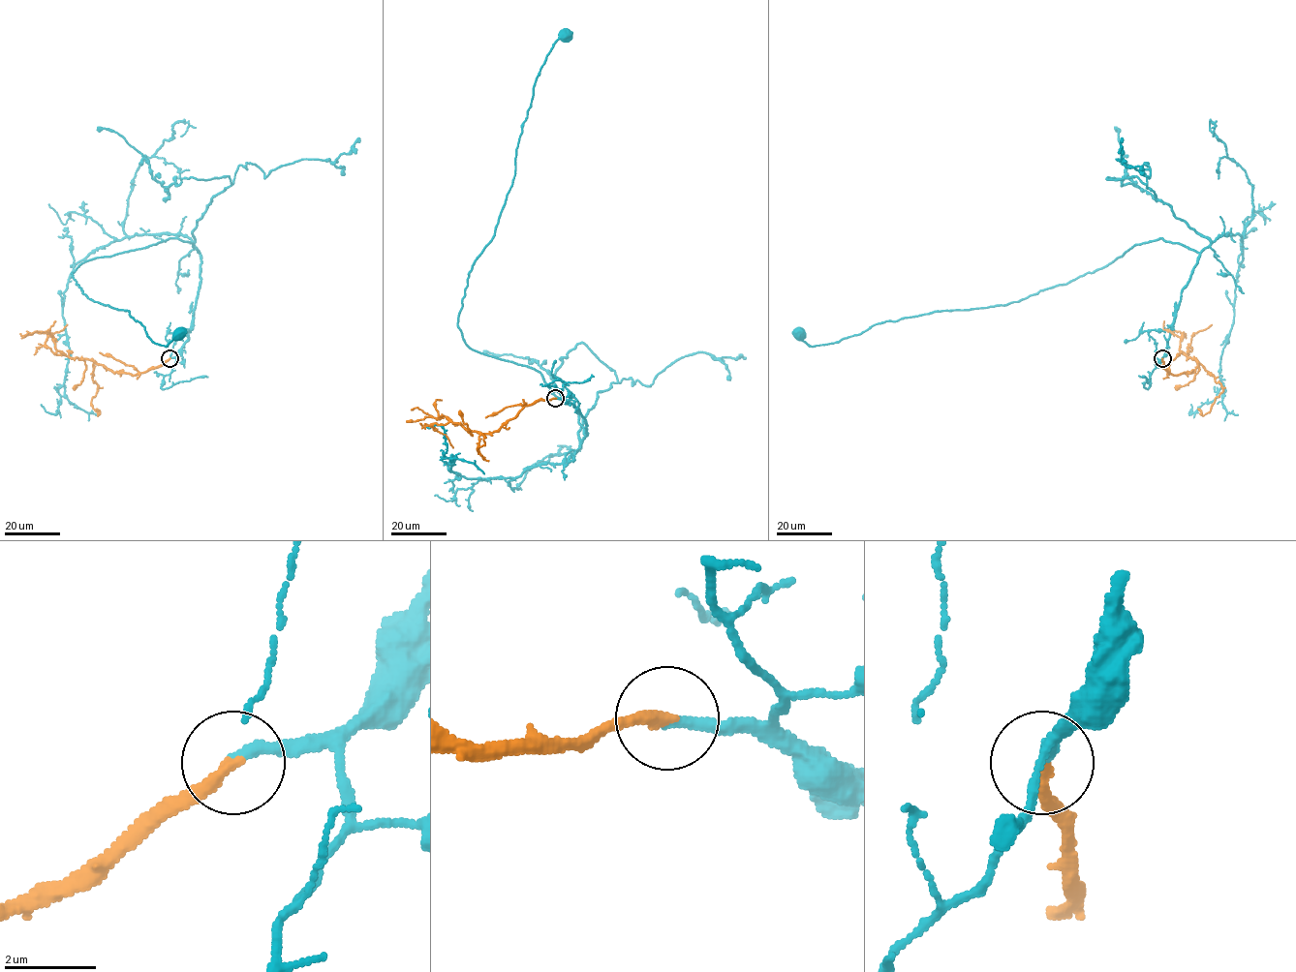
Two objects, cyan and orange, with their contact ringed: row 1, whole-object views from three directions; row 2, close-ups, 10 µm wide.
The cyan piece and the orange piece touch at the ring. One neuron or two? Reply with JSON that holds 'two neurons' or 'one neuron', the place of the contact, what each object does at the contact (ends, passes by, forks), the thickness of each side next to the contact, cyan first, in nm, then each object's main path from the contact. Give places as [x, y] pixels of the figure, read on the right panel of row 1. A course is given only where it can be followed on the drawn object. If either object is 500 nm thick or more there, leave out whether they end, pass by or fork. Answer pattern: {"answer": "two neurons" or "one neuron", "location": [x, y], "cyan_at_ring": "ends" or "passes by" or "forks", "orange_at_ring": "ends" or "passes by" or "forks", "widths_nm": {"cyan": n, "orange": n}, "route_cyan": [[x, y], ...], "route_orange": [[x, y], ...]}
{"answer": "one neuron", "location": [1162, 358], "cyan_at_ring": "ends", "orange_at_ring": "ends", "widths_nm": {"cyan": 240, "orange": 280}, "route_cyan": [[1162, 358], [1199, 254], [1162, 238], [1017, 302], [884, 321], [809, 346], [800, 330]], "route_orange": [[1161, 358], [1163, 367], [1173, 375], [1191, 373], [1197, 362], [1188, 358], [1187, 348], [1195, 333], [1212, 324]]}

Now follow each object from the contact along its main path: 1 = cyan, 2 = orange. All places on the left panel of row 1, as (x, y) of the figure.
1: (169, 358), (198, 298), (191, 243), (169, 238), (71, 273), (154, 343), (178, 330)
2: (169, 358), (157, 367), (130, 375), (113, 373), (88, 359), (55, 354), (46, 345), (46, 339), (67, 324)

